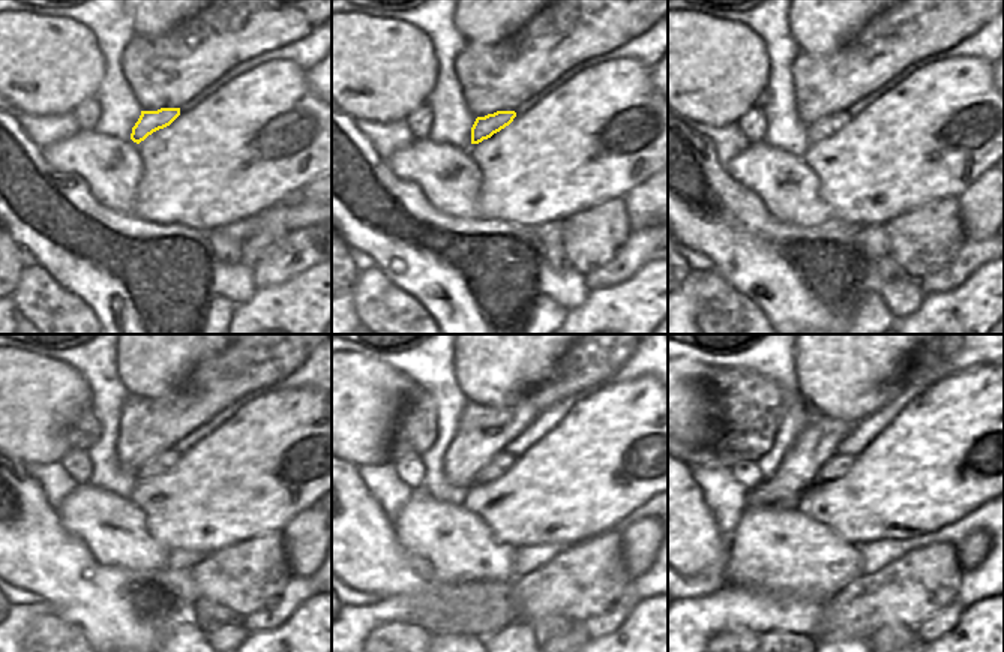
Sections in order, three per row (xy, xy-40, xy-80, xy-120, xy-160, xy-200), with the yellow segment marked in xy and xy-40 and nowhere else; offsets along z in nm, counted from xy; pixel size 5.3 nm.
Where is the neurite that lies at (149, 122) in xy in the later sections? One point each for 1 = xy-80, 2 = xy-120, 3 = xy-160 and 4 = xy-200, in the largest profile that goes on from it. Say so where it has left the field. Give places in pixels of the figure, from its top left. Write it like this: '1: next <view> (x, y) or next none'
1: next xy-80 (827, 126)
2: next xy-120 (164, 462)
3: next xy-160 (502, 463)
4: next xy-200 (836, 466)

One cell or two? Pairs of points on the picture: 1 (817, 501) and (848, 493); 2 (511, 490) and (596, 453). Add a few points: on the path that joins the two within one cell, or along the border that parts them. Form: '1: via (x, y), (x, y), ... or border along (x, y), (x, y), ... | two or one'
1: via (824, 501), (841, 501) | one
2: via (532, 490), (559, 490), (575, 474) | one

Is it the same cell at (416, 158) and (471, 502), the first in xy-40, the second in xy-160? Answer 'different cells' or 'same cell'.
different cells

